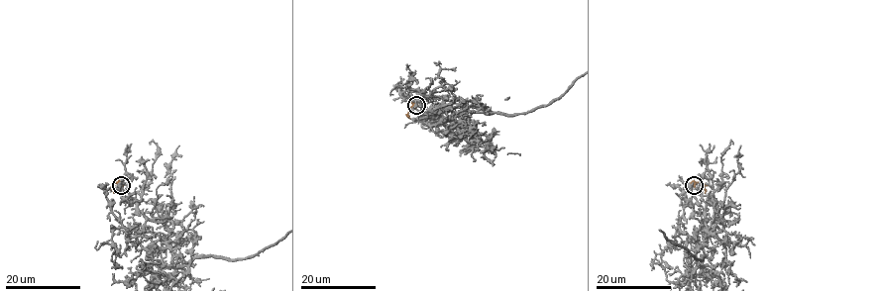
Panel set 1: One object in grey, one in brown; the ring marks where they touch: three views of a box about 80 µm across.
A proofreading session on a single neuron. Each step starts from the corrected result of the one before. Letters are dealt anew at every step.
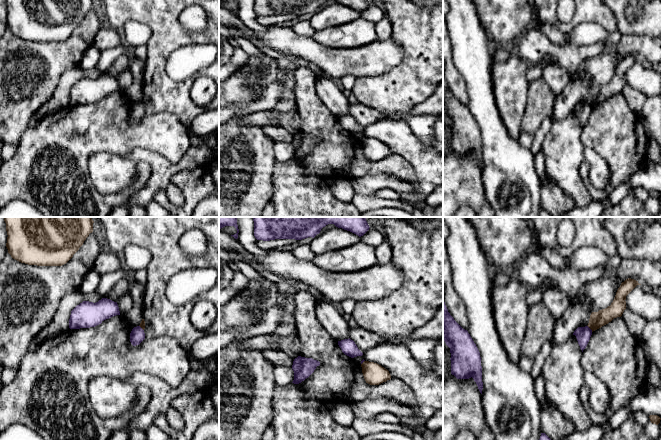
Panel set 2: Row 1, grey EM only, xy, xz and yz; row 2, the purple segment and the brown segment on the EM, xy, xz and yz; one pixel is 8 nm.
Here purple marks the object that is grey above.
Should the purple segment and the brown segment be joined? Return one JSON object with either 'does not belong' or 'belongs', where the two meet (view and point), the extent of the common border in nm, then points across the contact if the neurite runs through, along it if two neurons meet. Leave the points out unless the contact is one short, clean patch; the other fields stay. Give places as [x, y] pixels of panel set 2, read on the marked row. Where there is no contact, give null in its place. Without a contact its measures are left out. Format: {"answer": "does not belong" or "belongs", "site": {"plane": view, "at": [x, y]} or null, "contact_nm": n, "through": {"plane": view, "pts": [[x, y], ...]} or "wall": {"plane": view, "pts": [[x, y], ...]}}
{"answer": "does not belong", "site": {"plane": "yz", "at": [589, 328]}, "contact_nm": 70, "wall": {"plane": "yz", "pts": [[587, 325], [592, 331]]}}

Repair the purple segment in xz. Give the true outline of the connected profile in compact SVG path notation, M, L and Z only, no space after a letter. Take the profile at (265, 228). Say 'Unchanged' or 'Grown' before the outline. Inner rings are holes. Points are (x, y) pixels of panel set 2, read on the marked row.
Unchanged. M253 217L257 240L302 240L314 238L328 224L350 231L359 237L368 230L365 217Z

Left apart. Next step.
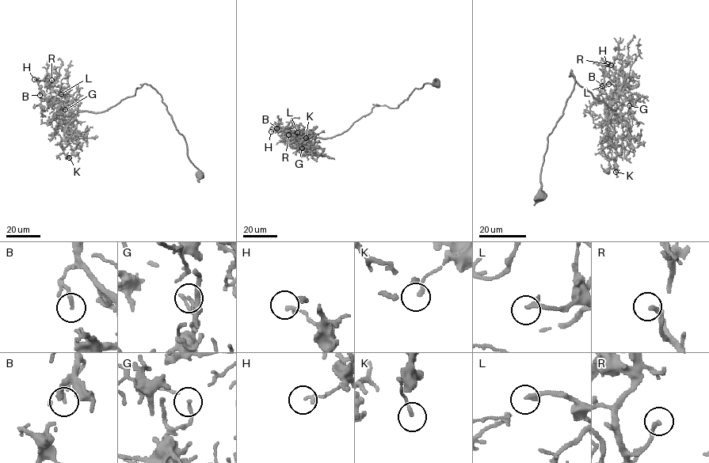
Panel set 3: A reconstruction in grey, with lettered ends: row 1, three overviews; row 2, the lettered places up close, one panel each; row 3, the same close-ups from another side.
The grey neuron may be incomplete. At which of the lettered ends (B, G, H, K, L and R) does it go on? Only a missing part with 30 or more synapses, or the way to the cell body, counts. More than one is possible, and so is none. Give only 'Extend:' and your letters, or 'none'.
Extend: L, R

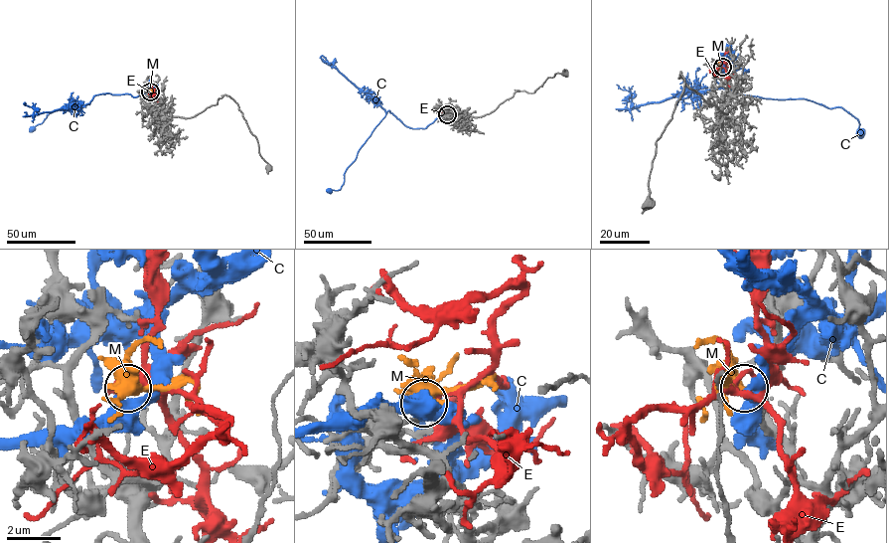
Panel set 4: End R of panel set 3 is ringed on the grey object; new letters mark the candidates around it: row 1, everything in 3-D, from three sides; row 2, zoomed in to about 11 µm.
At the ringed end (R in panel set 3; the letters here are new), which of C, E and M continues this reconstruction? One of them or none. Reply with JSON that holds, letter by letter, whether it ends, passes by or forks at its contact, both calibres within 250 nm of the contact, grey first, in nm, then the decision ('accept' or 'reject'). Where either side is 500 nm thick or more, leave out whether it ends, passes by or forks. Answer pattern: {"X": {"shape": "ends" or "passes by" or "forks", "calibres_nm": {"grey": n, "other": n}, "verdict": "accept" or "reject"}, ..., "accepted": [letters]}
{"C": {"shape": "forks", "calibres_nm": {"grey": 280, "other": 440}, "verdict": "reject"}, "E": {"shape": "ends", "calibres_nm": {"grey": 220, "other": 150}, "verdict": "reject"}, "M": {"shape": "forks", "calibres_nm": {"grey": 200, "other": 380}, "verdict": "accept"}, "accepted": ["M"]}

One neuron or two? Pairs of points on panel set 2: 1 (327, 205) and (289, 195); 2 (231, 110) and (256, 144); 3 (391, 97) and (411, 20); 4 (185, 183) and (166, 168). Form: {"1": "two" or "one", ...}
{"1": "one", "2": "two", "3": "one", "4": "two"}

